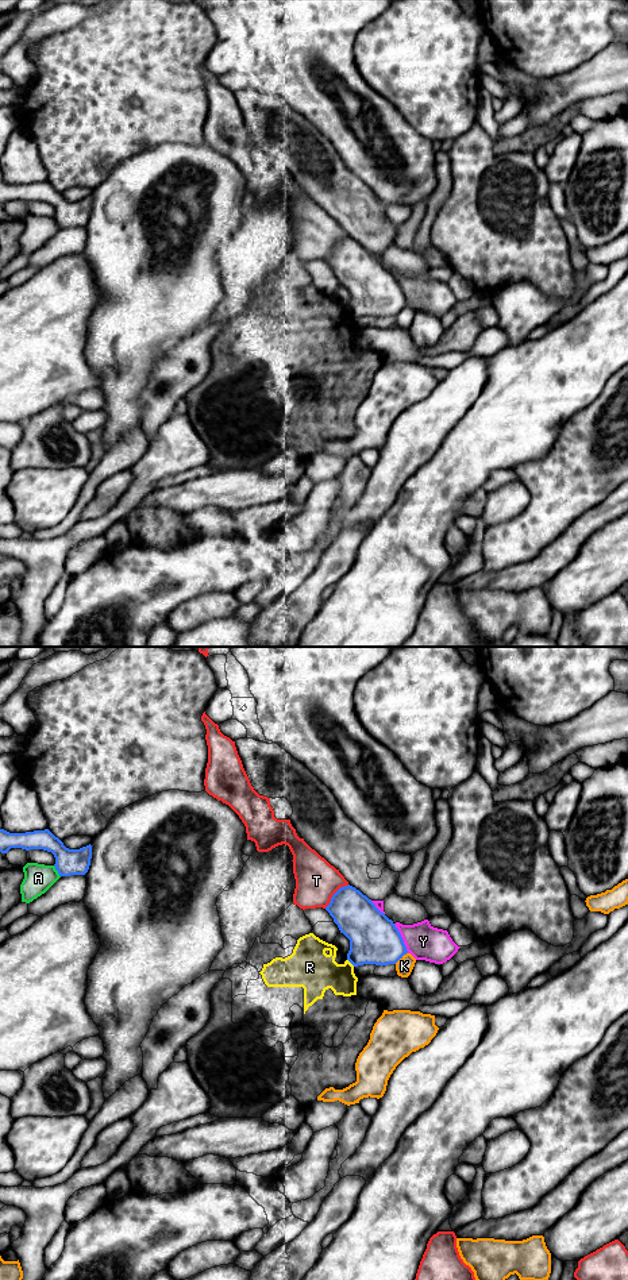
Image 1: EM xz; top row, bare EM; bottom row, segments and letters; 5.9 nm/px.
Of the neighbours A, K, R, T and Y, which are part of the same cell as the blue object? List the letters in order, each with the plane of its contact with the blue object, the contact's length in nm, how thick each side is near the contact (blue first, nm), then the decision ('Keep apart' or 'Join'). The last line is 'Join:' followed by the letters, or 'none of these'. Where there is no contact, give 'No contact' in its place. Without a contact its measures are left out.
A: Touches blue in xz. Shared border 80 nm. Thickness 160 nm (blue) against 180 nm. Keep apart
K: Touches blue in xz. Shared border 100 nm. Thickness 300 nm (blue) against 100 nm. Keep apart
R: Touches blue in xz. Shared border 60 nm. Thickness 300 nm (blue) against 260 nm. Keep apart
T: Touches blue in xz. Shared border 200 nm. Thickness 260 nm (blue) against 260 nm. Keep apart
Y: Touches blue in xz. Shared border 200 nm. Thickness 300 nm (blue) against 220 nm. Keep apart
Join: none of these

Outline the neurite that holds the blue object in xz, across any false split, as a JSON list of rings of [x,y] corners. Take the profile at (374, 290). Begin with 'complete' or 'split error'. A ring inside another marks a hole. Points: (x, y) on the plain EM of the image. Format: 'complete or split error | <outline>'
complete | [[[340,239],[325,262],[350,292],[347,312],[354,319],[396,316],[408,305],[393,273],[355,239]]]

